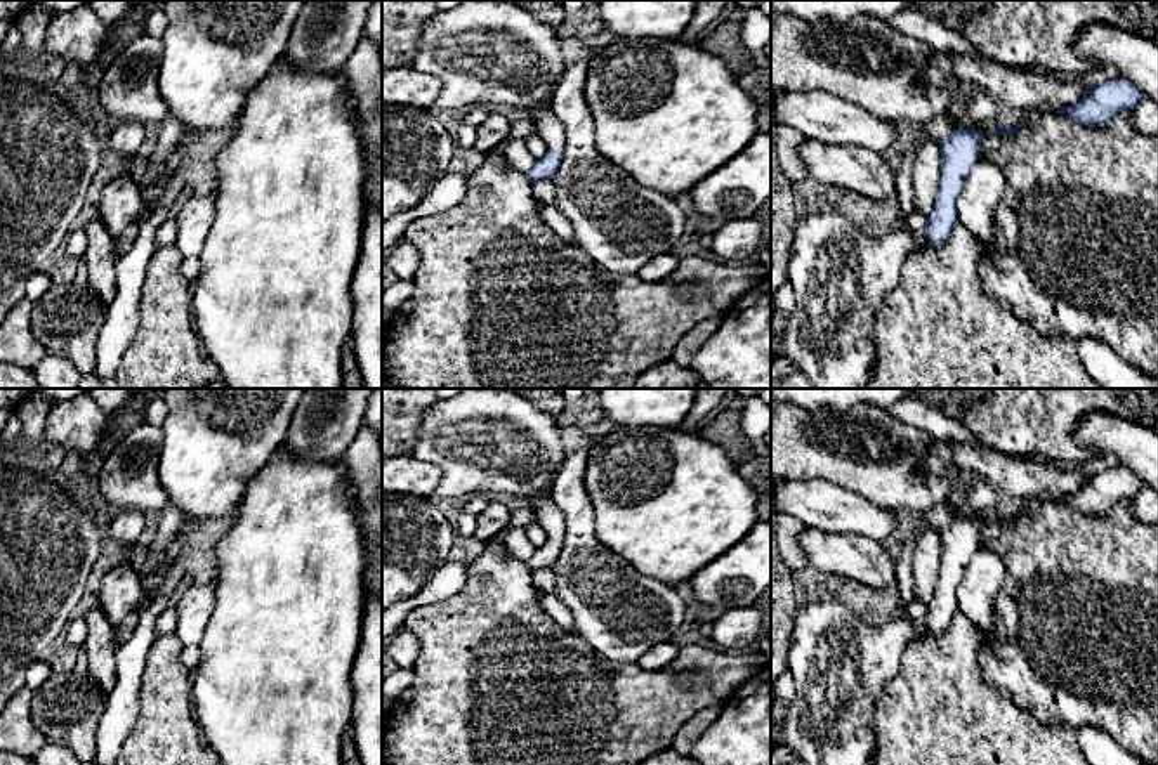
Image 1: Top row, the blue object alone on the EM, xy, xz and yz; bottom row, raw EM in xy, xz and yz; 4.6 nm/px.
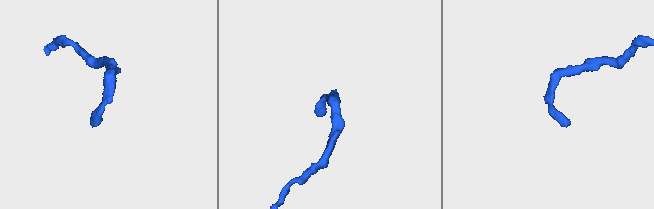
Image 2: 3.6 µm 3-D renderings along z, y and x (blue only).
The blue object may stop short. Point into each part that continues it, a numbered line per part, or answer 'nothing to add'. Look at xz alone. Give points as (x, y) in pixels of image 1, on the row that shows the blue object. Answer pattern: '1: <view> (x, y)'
1: xz (488, 52)

